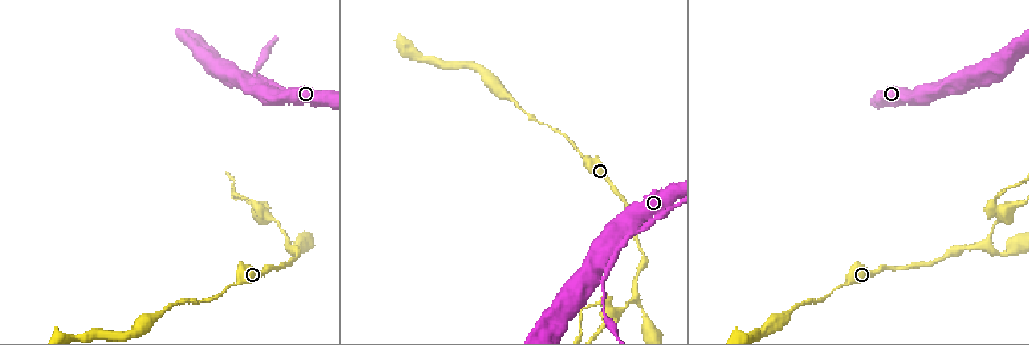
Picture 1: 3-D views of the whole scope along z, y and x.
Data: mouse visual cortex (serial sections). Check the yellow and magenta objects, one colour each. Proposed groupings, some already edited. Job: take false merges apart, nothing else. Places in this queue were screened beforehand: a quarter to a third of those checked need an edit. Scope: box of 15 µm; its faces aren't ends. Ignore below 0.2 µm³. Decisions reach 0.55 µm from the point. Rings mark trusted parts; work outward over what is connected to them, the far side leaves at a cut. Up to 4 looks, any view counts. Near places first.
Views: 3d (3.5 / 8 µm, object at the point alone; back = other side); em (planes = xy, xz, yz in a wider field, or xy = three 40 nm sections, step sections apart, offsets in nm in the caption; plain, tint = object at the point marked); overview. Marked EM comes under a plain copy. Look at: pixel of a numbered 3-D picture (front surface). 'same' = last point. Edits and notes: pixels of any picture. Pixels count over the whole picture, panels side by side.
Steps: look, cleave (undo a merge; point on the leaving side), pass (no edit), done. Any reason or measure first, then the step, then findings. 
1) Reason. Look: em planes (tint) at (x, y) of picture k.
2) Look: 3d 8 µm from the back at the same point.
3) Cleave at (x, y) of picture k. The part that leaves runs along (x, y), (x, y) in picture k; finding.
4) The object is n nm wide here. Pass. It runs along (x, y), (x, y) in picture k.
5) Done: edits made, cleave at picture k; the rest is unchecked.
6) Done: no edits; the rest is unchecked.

Arms part here. Look: 3d 3.5 µm at (617, 247) of picture 1.

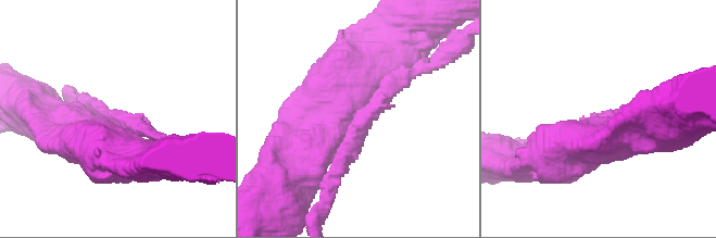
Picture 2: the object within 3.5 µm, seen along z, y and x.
Shape alone is not enough. Look: em xy step 2 (tint) at (356, 116) of picture 2.

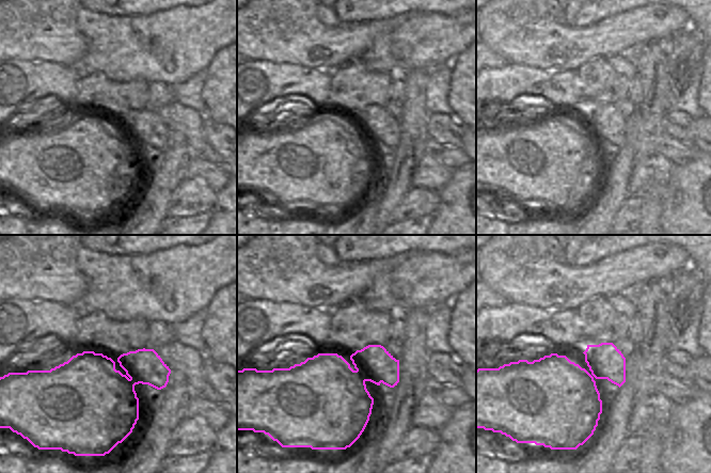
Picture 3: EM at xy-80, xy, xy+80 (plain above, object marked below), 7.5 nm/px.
Pass. It runs along (388, 53), (341, 91), (304, 159) in picture 2; one cell here.

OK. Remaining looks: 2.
Calibre changes. Look: 3d 8 µm from the back at (556, 320) of picture 1.

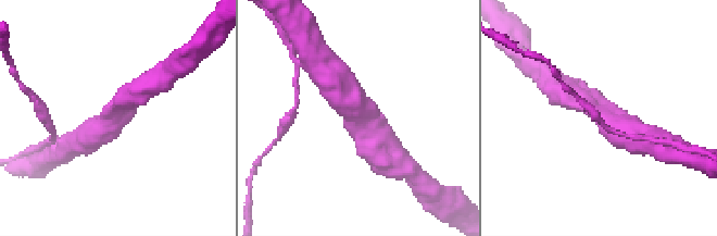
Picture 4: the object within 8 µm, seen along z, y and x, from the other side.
Need the tissue. Look: em xy step 3 (tint) at (356, 112) of picture 4.

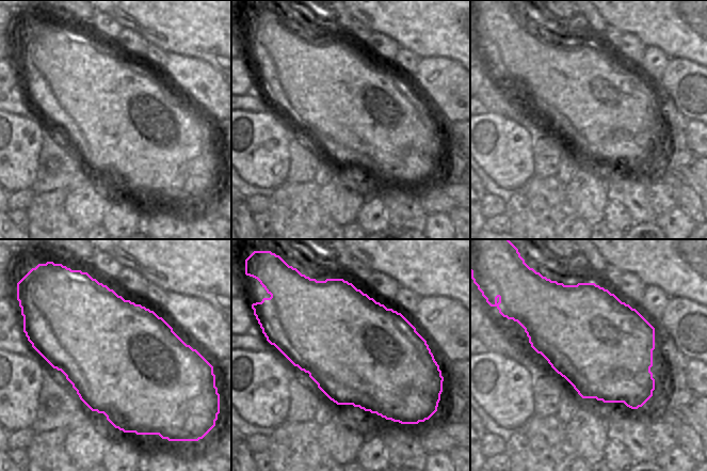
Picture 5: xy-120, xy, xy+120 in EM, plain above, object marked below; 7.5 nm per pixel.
The object is 800 nm wide here. Pass. It runs along (338, 94), (372, 134) in picture 4; continuous, no second cell.

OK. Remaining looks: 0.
Done: no edits; the rest is unchecked.

